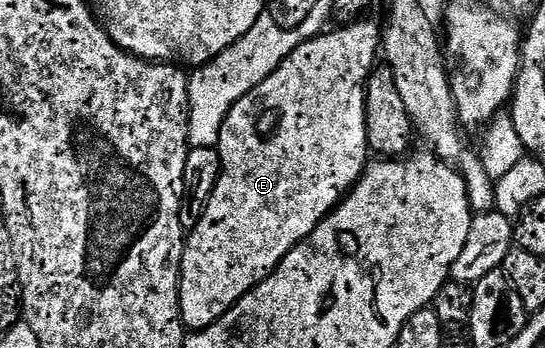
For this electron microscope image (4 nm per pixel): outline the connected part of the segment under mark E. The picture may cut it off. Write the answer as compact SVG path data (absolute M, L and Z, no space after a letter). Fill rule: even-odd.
M357 21L341 26L340 31L329 30L321 33L314 39L307 39L262 85L258 85L242 101L233 105L230 113L224 122L224 128L220 134L218 150L222 161L220 170L220 180L202 213L202 221L198 221L198 229L194 229L186 239L184 244L184 256L180 266L180 318L183 319L185 328L189 332L201 331L214 321L218 321L229 309L236 304L246 293L250 293L267 275L271 275L280 262L285 259L293 249L300 243L307 241L310 233L338 204L340 200L355 187L358 180L364 175L364 168L370 162L370 152L368 149L368 126L366 125L366 97L368 96L368 79L372 76L374 68L377 66L376 51L382 47L382 27L381 24L364 23Z

